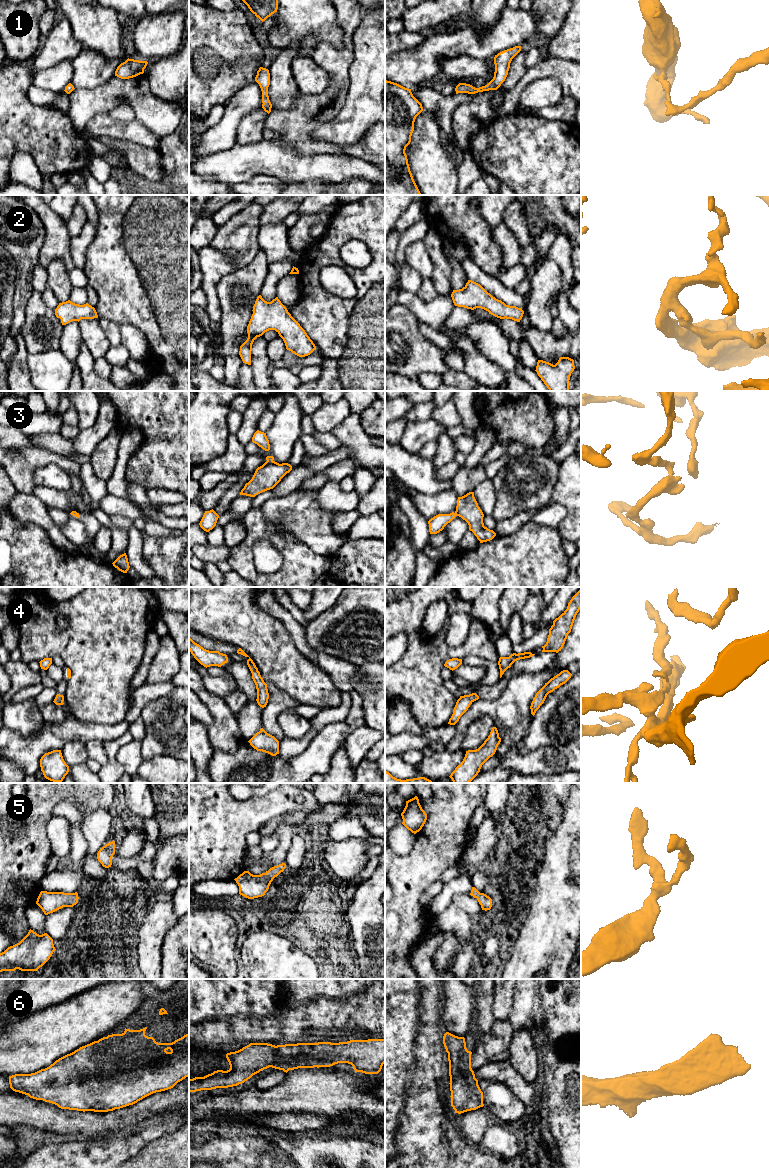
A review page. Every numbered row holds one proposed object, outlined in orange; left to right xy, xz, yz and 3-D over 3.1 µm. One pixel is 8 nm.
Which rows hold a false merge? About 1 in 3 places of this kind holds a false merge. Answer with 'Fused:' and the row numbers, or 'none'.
Fused: 3

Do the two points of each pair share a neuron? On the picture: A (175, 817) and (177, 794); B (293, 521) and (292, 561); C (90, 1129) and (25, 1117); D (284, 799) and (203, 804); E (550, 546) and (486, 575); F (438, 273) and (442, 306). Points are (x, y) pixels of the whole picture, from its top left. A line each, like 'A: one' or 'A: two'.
A: one
B: two
C: one
D: one
E: one
F: two

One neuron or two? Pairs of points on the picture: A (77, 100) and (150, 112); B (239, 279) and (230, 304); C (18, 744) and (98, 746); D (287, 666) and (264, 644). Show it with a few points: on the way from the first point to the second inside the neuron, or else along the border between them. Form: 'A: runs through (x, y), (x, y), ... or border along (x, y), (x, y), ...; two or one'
A: runs through (95, 100), (103, 99), (113, 93), (132, 94); one
B: runs through (239, 285), (236, 298); one
C: border along (102, 741), (89, 740), (85, 744); two
D: runs through (281, 661), (270, 650); one

